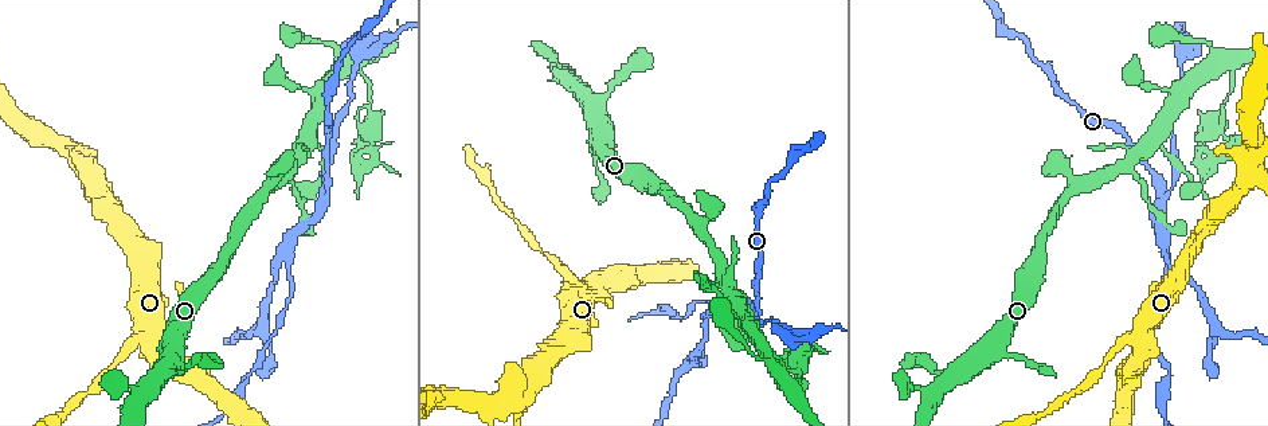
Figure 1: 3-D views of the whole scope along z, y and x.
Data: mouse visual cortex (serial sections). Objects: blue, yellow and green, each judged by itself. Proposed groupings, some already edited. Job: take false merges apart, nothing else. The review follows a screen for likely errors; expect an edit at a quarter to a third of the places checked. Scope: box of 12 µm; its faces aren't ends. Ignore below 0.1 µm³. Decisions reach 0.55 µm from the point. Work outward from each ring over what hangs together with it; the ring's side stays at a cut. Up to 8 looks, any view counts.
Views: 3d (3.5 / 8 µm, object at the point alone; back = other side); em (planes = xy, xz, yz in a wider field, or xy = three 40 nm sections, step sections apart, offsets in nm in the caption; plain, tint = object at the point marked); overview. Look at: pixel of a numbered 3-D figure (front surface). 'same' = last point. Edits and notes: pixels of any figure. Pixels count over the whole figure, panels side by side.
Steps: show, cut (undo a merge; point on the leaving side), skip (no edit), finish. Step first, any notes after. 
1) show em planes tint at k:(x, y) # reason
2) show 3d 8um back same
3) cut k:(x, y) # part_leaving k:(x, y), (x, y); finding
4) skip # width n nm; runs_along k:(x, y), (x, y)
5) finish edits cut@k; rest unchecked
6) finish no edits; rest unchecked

show 3d 3.5um at 1:(1229, 93) # a narrow waist

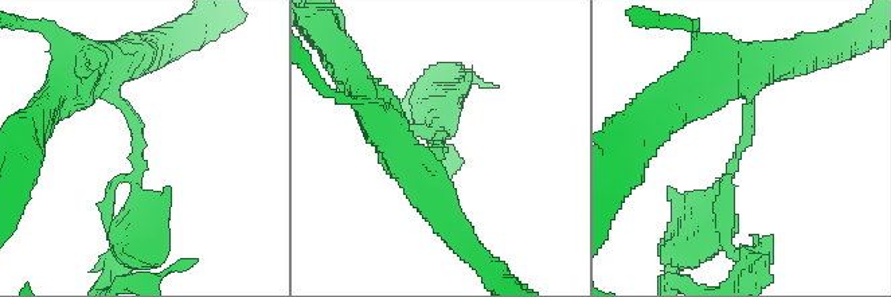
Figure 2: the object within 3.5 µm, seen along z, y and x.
show em xy step 5 tint at 2:(739, 155) # need the tissue

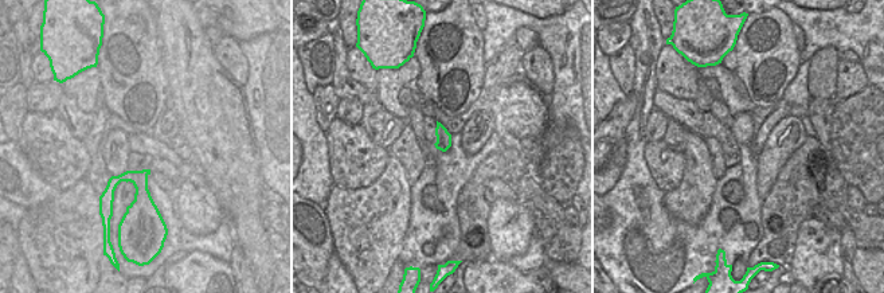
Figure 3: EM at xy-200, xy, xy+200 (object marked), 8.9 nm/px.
cut 2:(723, 210) # width 140 nm; part_leaving 2:(723, 178), (716, 215), (675, 277); two cells meet here

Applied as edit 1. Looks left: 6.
show overview # redraw

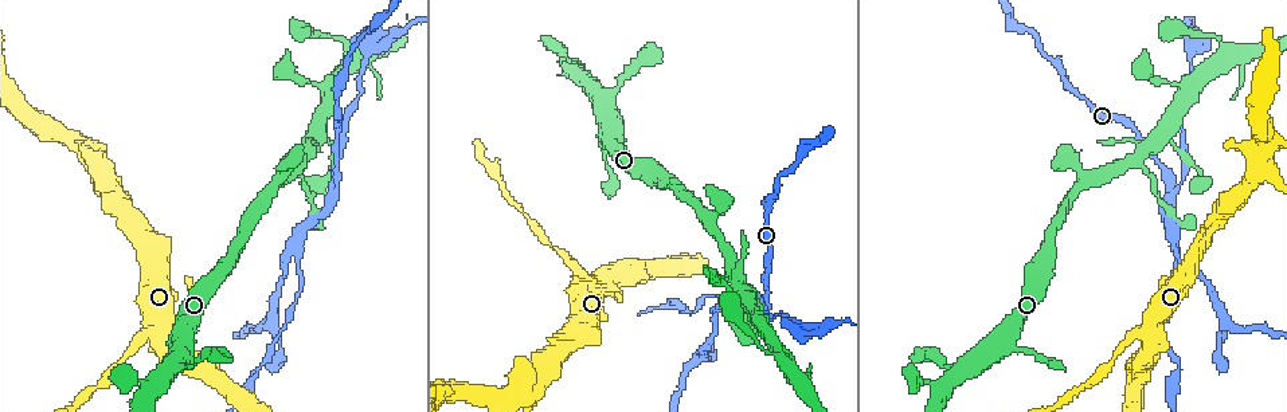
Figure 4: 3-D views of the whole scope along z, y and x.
show 3d 8um at 4:(338, 188) # three arms meet

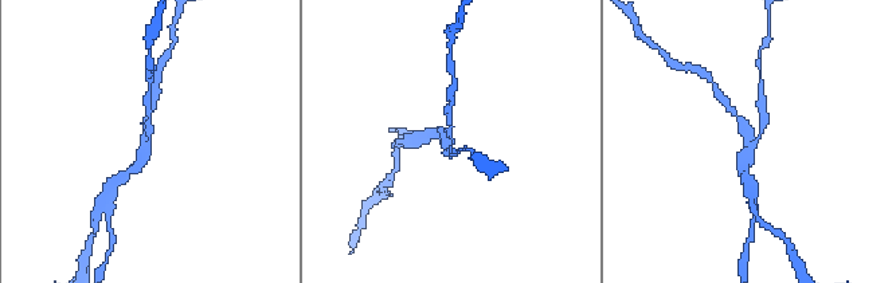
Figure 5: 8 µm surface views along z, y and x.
show em planes tint at 5:(150, 141) # arms 3; arm_widths 150, 150, 300 nm

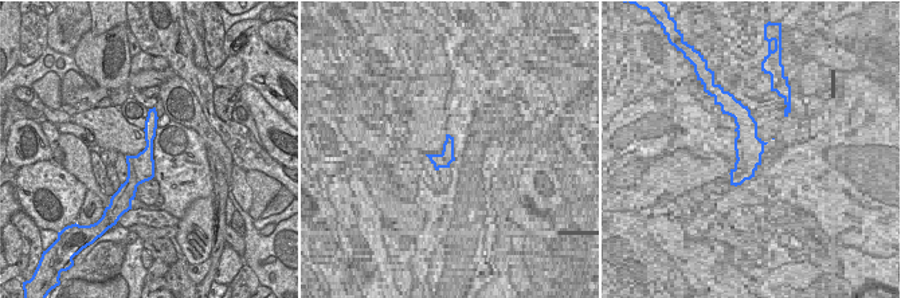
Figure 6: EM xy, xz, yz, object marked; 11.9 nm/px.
cut 5:(448, 152) # part_leaving 5:(756, 142), (763, 122), (760, 87); a second cell is stuck on

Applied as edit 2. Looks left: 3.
show overview # see it whole again

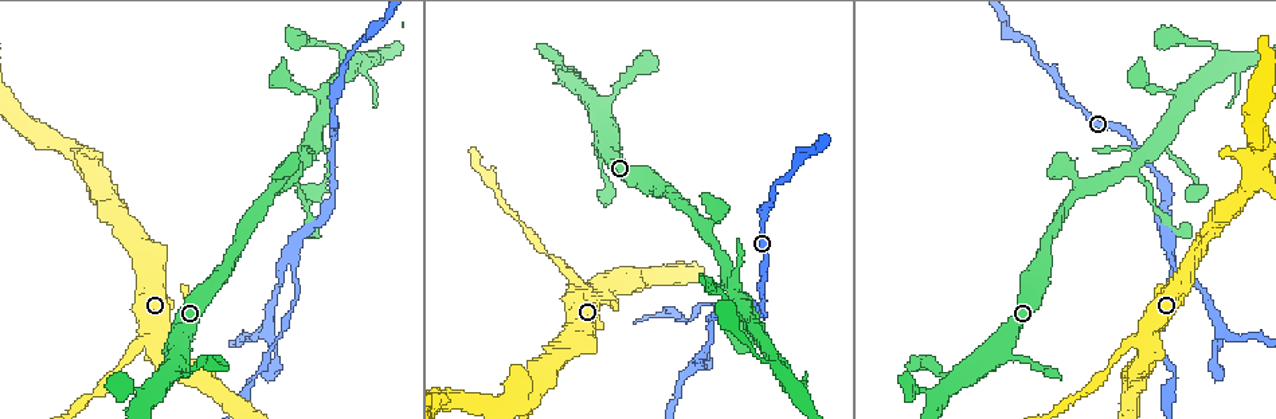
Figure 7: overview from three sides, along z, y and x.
show 3d 3.5um at 7:(288, 254)

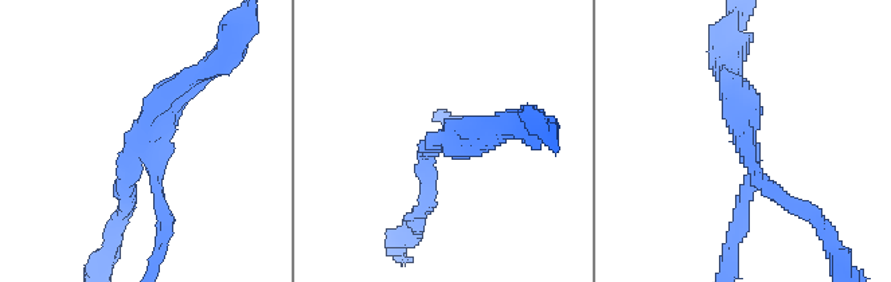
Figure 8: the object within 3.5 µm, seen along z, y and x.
show em xy step 5 tint at 8:(447, 140) # shape alone is not enough

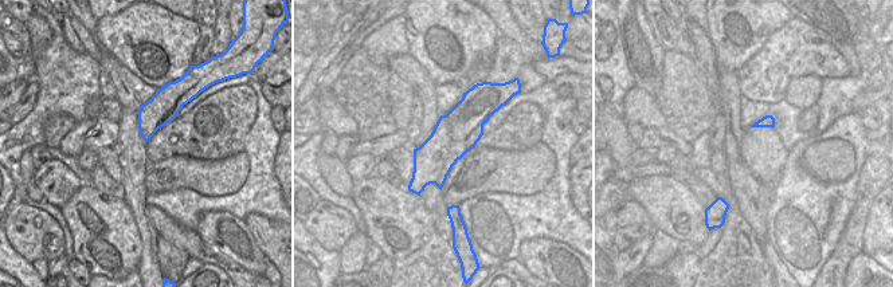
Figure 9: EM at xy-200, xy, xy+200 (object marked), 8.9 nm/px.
cut 8:(739, 211) # arms 3; border 9:(446, 116), (450, 150), (435, 184); a second cell is stuck on

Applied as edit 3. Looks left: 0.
finish edits cut@2, cut@5, cut@8; rest unchecked

